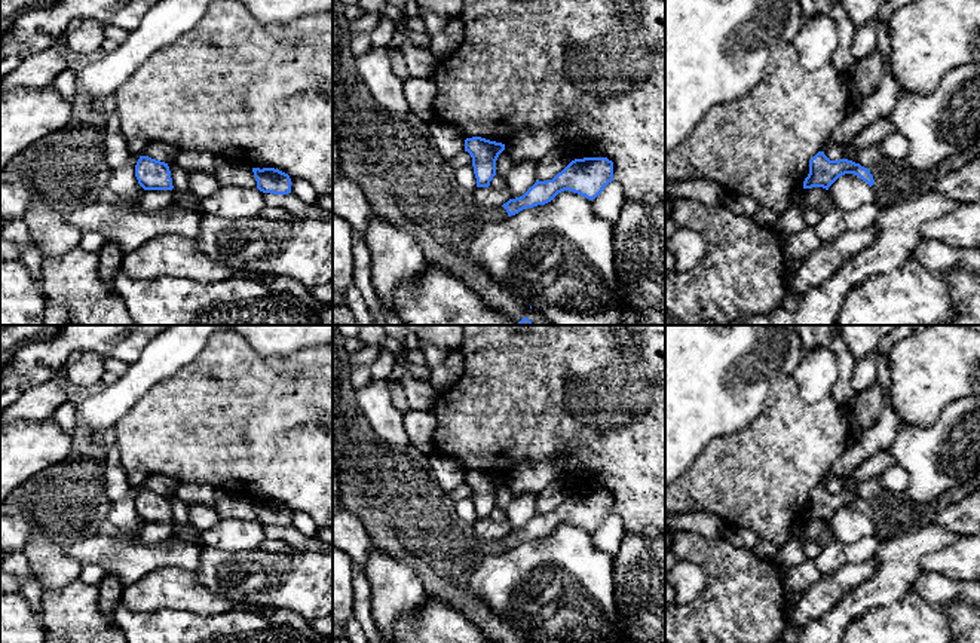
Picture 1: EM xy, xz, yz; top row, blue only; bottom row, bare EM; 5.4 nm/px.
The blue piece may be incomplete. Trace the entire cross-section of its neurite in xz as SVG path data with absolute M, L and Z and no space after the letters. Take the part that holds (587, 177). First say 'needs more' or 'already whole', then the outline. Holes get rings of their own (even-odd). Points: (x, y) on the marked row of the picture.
already whole; M607 157L575 159L552 180L538 180L523 196L509 199L502 206L511 217L523 209L551 202L564 190L578 193L592 200L612 181L613 162Z

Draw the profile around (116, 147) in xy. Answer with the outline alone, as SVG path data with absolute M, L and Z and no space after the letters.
M116 113L107 120L105 128L105 160L111 169L120 168L129 160L131 151L128 141L120 129L120 122Z

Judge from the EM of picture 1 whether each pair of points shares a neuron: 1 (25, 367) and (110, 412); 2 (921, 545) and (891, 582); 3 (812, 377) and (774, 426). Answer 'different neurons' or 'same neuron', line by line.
1: different neurons
2: same neuron
3: different neurons

